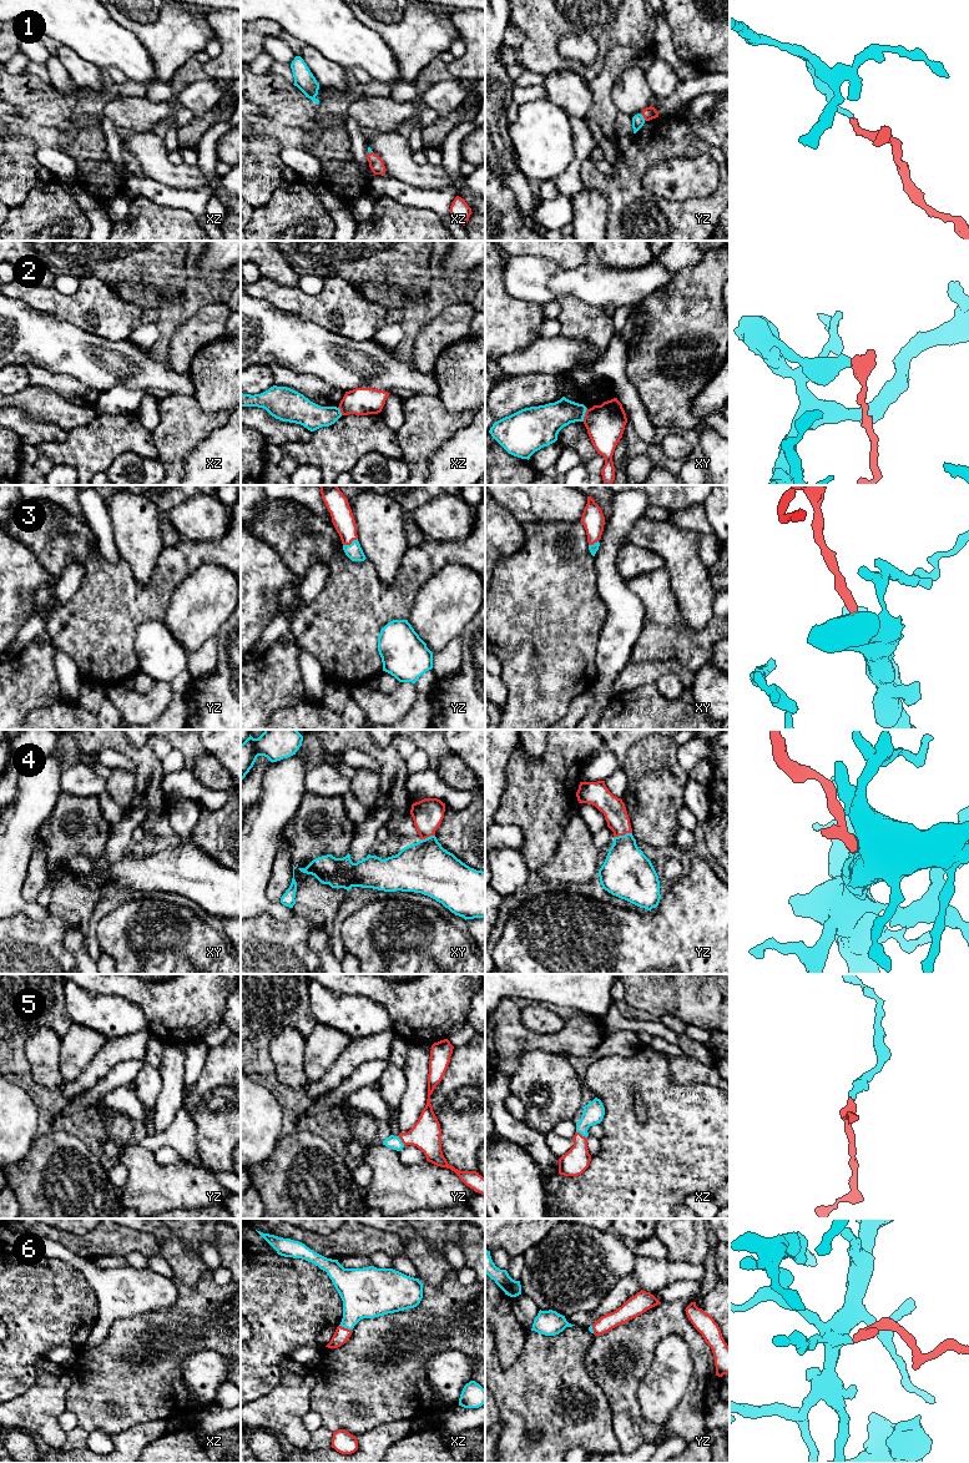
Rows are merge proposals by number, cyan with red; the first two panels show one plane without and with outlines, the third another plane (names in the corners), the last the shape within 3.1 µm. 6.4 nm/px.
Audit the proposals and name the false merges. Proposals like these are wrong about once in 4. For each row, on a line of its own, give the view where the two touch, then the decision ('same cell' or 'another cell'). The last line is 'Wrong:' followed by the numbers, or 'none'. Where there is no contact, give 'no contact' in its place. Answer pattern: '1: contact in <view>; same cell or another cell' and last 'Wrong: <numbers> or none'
1: contact in yz; same cell
2: contact in xy; another cell
3: contact in yz; same cell
4: contact in yz; same cell
5: contact in xz; same cell
6: contact in xz; same cell
Wrong: 2

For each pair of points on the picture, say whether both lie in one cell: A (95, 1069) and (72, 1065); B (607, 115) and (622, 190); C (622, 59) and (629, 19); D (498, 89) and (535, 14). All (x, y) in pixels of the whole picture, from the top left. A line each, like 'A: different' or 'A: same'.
A: different
B: different
C: different
D: different

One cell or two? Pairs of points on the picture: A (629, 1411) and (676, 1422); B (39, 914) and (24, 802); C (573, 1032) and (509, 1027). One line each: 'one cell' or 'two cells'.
A: one cell
B: one cell
C: one cell

